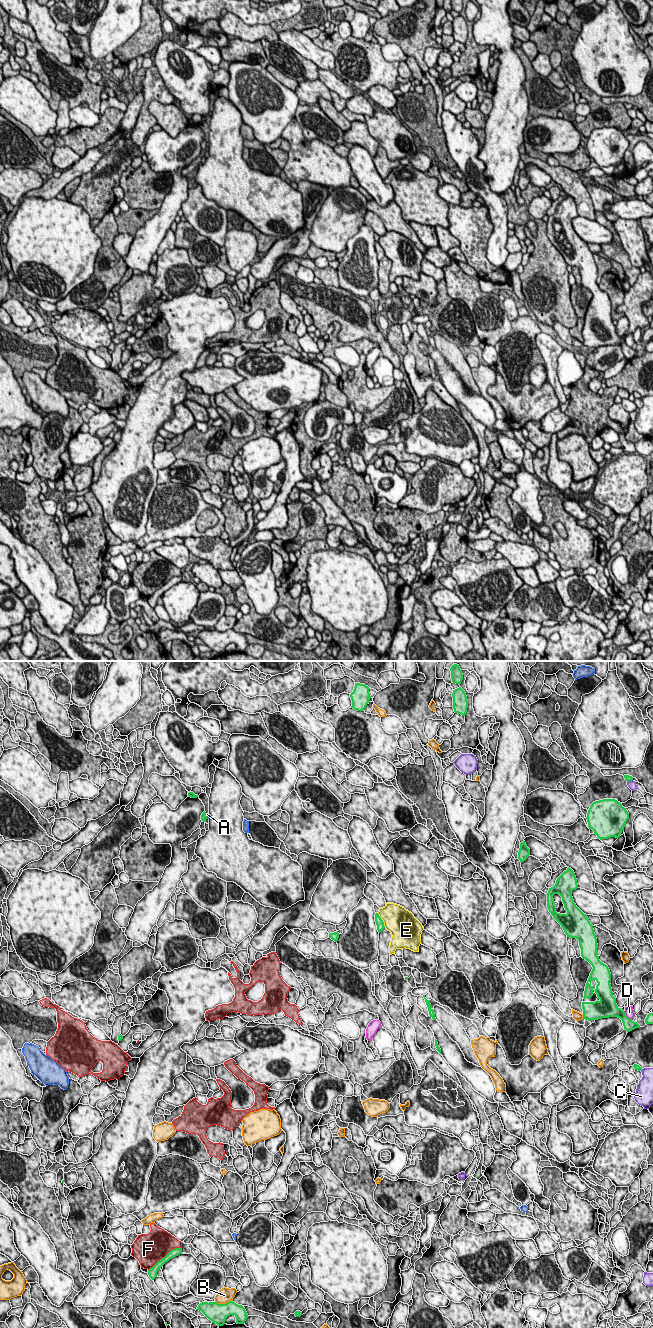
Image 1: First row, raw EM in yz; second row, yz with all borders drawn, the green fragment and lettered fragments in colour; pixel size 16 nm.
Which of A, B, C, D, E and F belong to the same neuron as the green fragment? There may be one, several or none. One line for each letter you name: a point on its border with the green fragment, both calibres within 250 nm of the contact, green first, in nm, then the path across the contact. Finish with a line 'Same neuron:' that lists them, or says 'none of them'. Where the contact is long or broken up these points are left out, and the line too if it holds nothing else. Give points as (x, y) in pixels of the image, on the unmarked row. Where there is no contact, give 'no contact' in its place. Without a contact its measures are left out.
Same neuron: none of them

